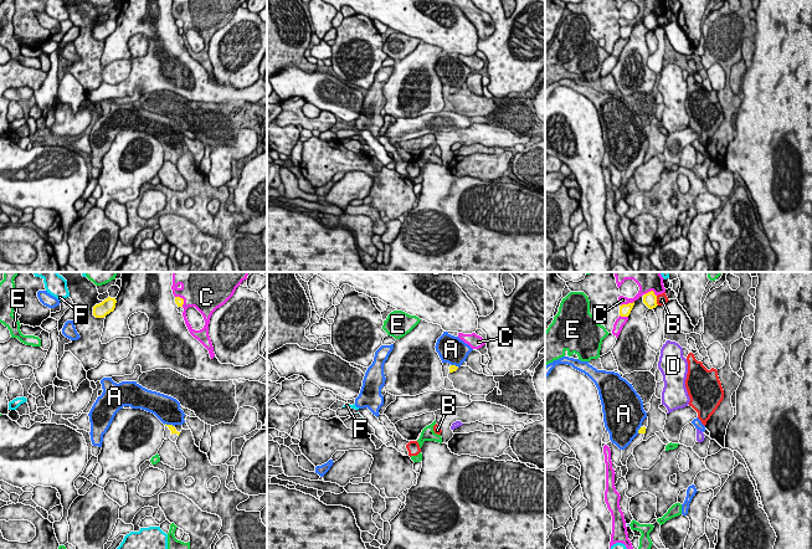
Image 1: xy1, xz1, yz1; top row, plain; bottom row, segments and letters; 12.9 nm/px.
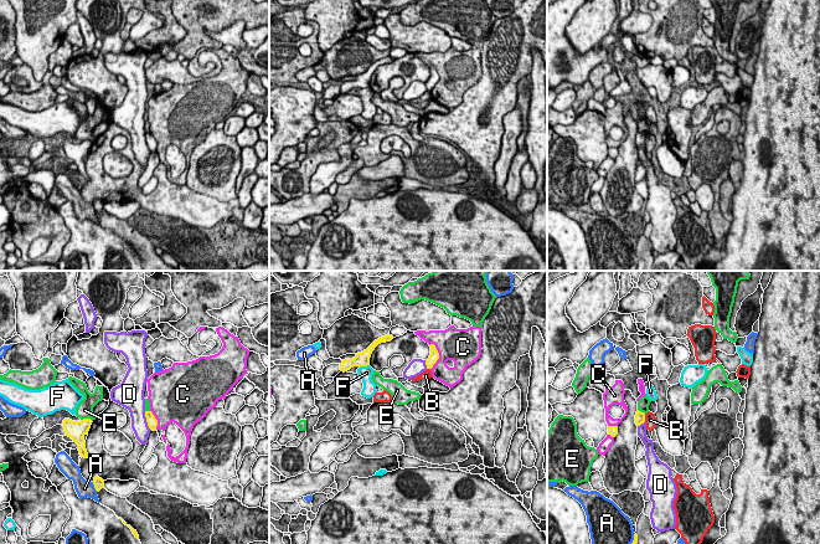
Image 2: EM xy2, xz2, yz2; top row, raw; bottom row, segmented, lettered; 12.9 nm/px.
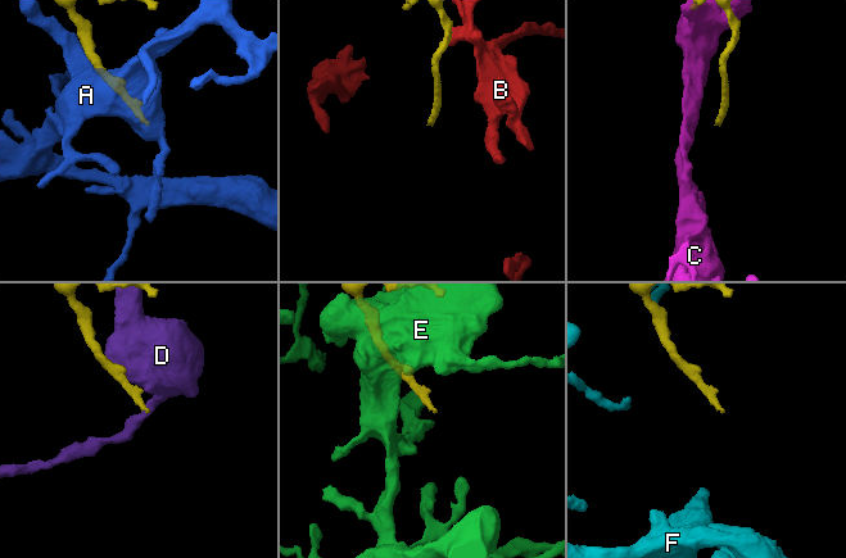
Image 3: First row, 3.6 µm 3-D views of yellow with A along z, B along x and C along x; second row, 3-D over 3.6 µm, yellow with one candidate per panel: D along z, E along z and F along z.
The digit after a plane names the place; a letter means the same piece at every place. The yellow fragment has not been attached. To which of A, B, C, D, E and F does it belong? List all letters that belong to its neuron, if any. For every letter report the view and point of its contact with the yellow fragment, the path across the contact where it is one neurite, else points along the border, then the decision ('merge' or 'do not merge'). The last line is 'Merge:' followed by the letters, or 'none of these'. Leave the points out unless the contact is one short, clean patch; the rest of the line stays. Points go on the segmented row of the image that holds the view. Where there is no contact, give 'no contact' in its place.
A: meets yellow in xy2 at (94, 487); do not merge
B: meets yellow in yz1 at (656, 301); do not merge
C: meets yellow in xz2 at (438, 357); do not merge
D: meets yellow in xy2 at (147, 421); border along xy2 (144, 411), (147, 425), (151, 430); do not merge
E: meets yellow in xy2 at (87, 419); do not merge
F: meets yellow in xz2 at (364, 365); do not merge
Merge: none of these

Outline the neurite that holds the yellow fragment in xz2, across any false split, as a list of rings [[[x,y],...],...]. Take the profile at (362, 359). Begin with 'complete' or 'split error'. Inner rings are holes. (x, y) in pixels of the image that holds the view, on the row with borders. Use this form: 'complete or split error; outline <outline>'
complete; outline [[[390,334],[378,338],[366,350],[357,353],[355,358],[342,360],[342,363],[340,364],[340,370],[345,373],[354,366],[367,366],[367,365],[370,365],[370,358],[371,358],[371,354],[375,350],[375,348],[378,344],[391,342],[392,339],[393,339],[393,337]]]

